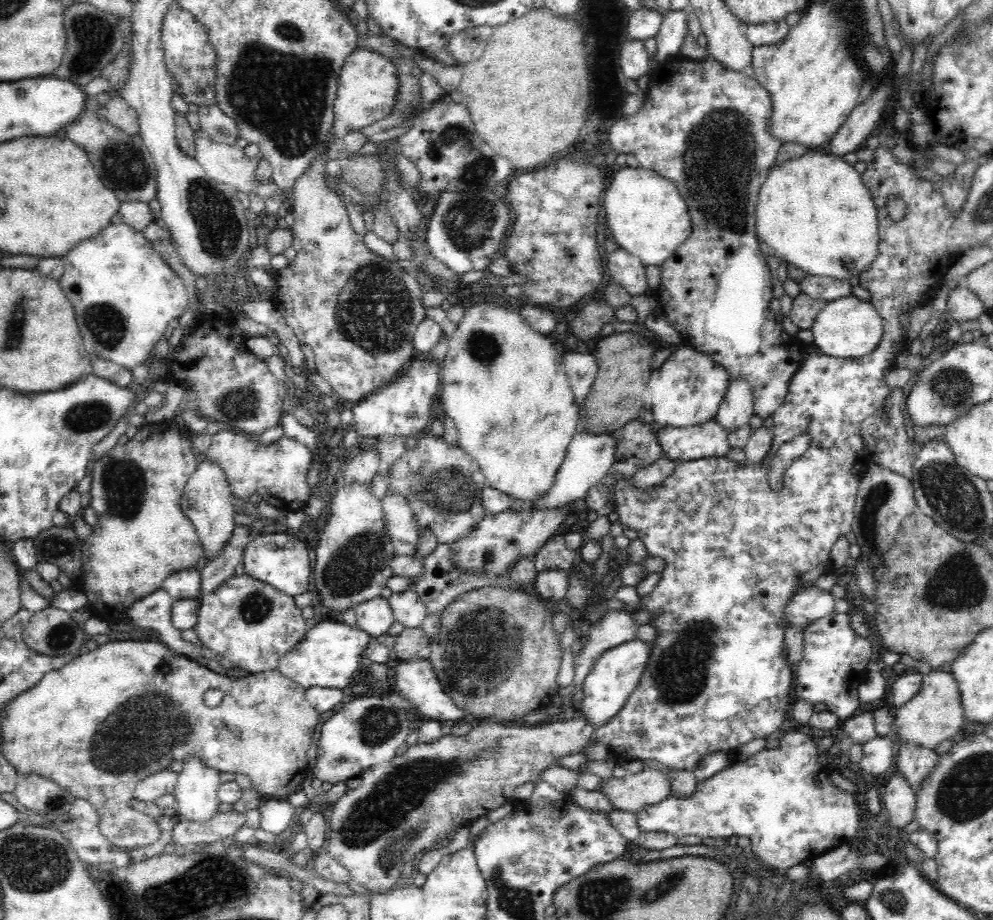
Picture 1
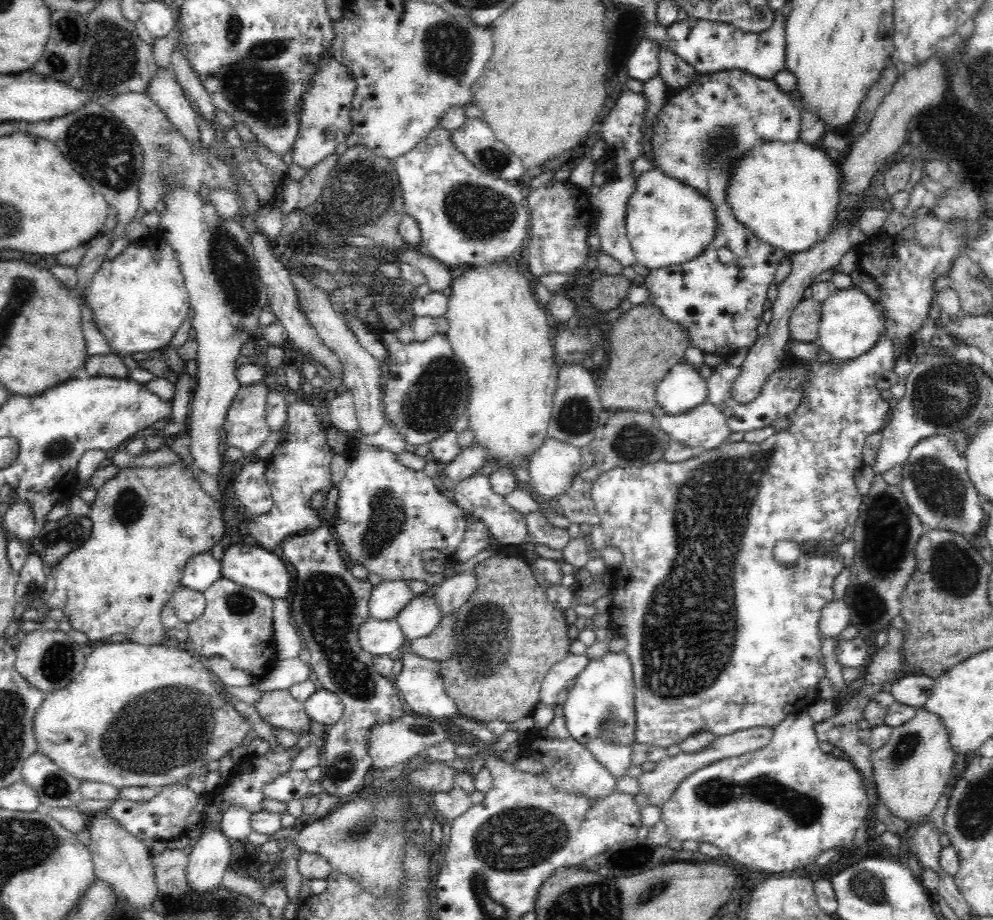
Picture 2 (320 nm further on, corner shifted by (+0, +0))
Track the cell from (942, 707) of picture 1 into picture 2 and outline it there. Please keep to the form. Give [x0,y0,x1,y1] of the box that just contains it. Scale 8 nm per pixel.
[870,707,957,828]

